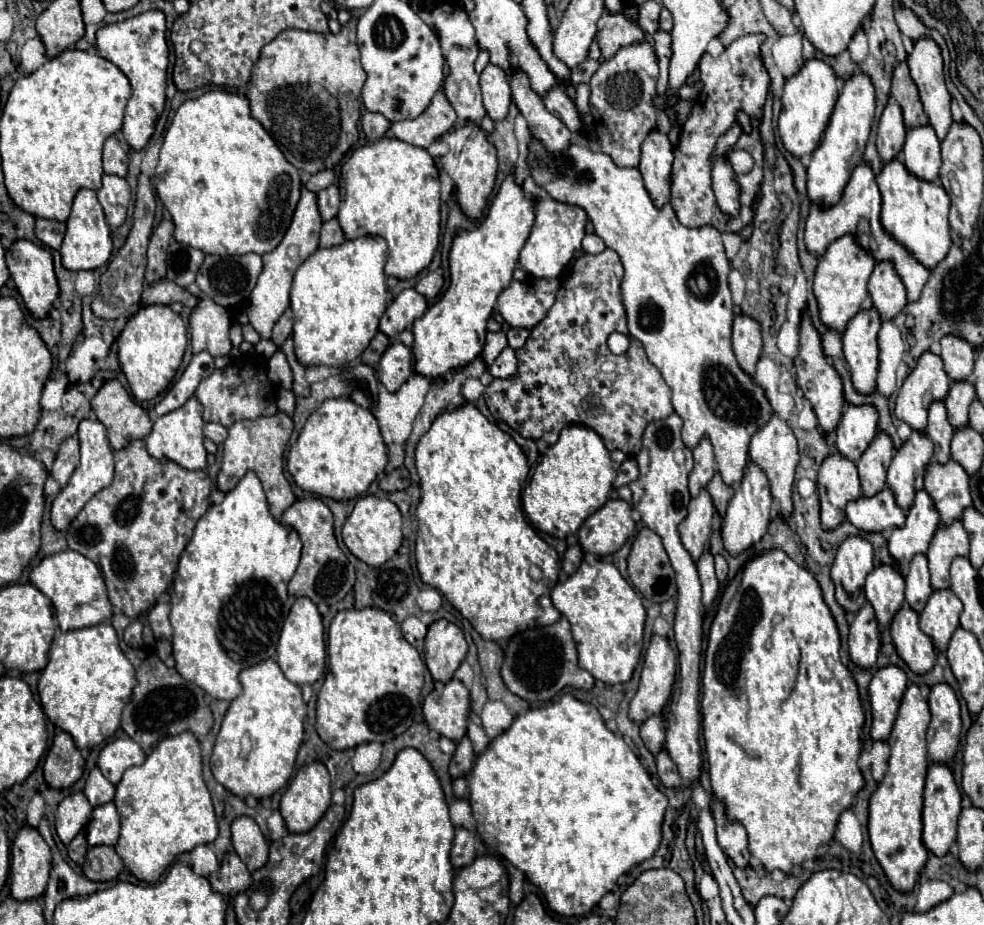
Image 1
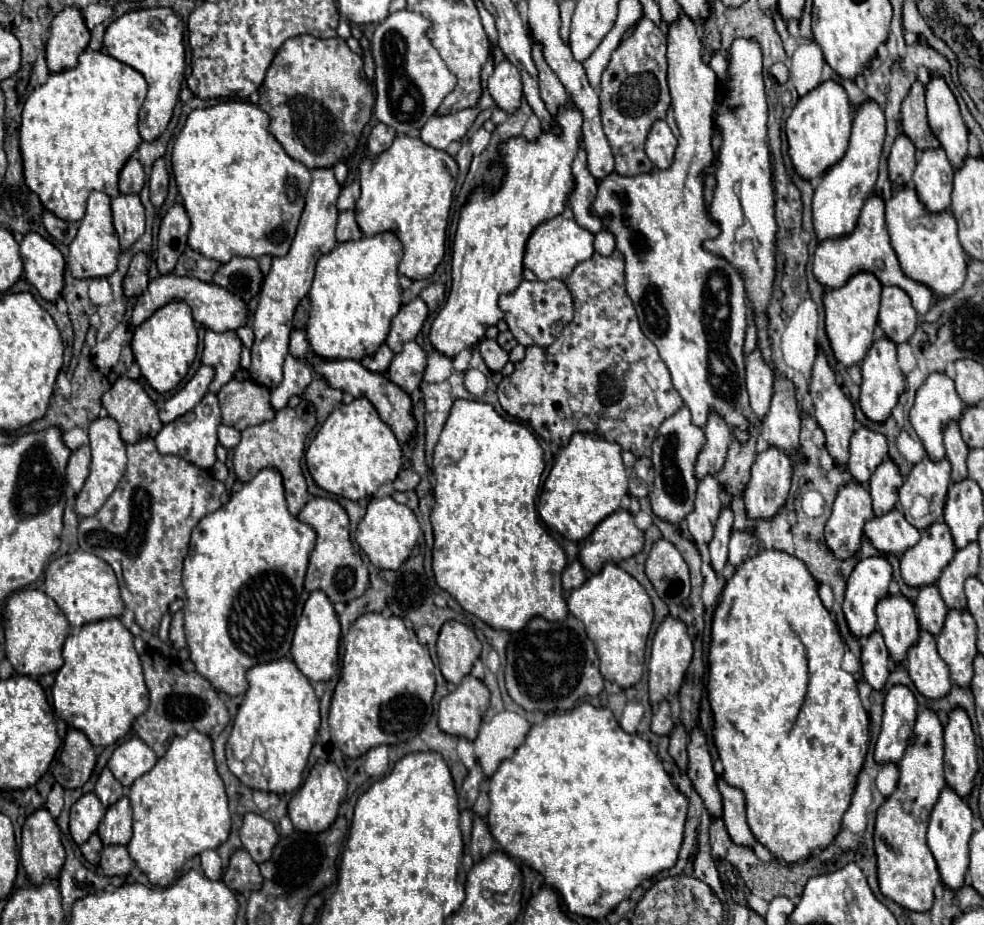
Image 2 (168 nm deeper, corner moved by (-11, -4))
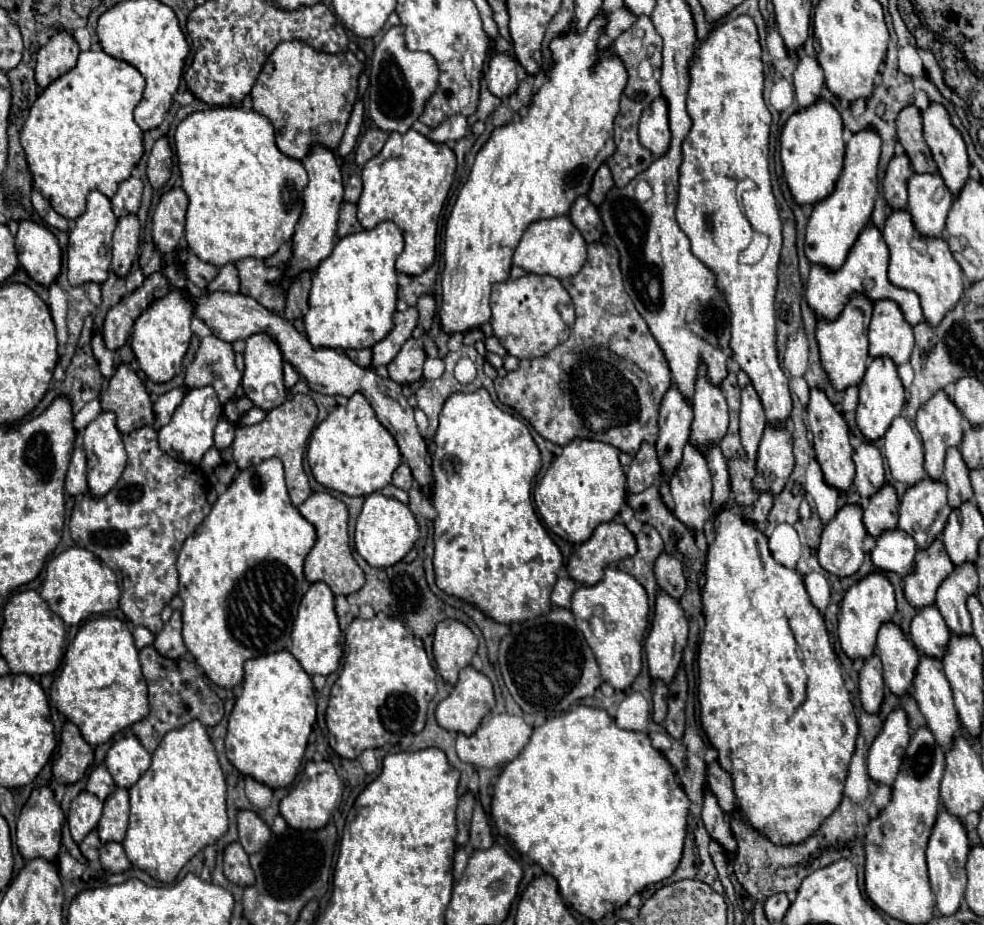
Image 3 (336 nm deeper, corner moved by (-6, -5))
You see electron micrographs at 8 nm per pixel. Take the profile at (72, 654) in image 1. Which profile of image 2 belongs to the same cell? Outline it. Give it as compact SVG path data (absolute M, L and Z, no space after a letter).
M119 618L85 624L79 632L67 636L63 658L65 664L57 672L51 692L57 716L85 732L93 746L109 746L123 738L131 730L133 720L149 708L149 690L133 648L133 634Z

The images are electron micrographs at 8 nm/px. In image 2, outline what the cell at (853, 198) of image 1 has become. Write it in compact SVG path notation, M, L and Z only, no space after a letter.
M877 194L869 196L869 200L865 202L853 234L837 238L837 240L821 242L813 258L813 276L825 290L835 290L835 288L845 286L849 278L861 272L875 274L883 286L903 288L909 294L911 304L917 310L917 314L925 314L933 304L933 292L925 284L919 284L901 272L895 250L891 248L891 242L889 242L887 226L885 226L885 202Z

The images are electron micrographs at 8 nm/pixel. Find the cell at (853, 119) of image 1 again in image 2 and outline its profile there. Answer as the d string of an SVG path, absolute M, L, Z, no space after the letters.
M867 100L865 104L857 108L853 128L851 128L851 140L849 140L849 148L845 156L841 158L841 162L831 166L823 174L823 180L819 188L815 190L813 228L815 228L815 236L819 242L829 240L829 238L849 236L855 230L861 208L875 190L877 166L879 166L881 150L883 150L883 140L885 140L885 116L873 100Z

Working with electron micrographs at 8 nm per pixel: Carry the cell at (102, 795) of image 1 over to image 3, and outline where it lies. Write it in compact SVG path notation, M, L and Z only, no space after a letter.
M98 765L92 769L92 773L88 777L86 791L94 793L100 801L106 801L116 791L116 785L114 785L114 781L112 781L112 777L104 765Z

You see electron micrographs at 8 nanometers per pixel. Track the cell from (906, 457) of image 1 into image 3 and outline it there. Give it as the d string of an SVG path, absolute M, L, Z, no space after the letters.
M922 479L908 487L900 501L898 529L910 533L920 549L940 537L952 507L946 501L946 483Z

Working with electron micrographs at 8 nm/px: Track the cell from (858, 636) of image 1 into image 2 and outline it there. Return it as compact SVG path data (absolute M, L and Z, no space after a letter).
M873 632L865 644L863 644L863 654L861 654L861 664L863 664L863 678L873 690L881 690L889 678L891 672L891 660L889 652L885 648L883 636L879 632Z

